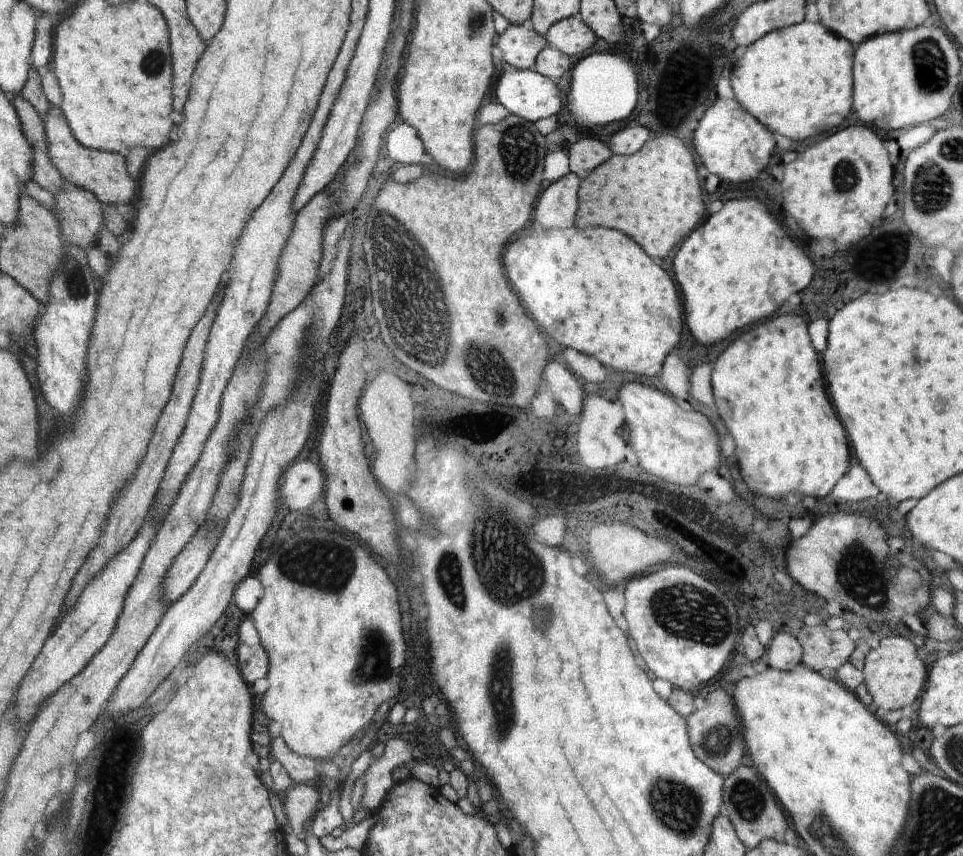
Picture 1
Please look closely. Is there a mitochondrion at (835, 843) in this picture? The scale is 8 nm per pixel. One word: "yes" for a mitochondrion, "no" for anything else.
yes

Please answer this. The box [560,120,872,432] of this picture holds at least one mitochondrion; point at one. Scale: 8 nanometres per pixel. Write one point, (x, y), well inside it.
(846, 175)

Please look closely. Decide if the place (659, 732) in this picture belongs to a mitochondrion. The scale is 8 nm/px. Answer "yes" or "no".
no

